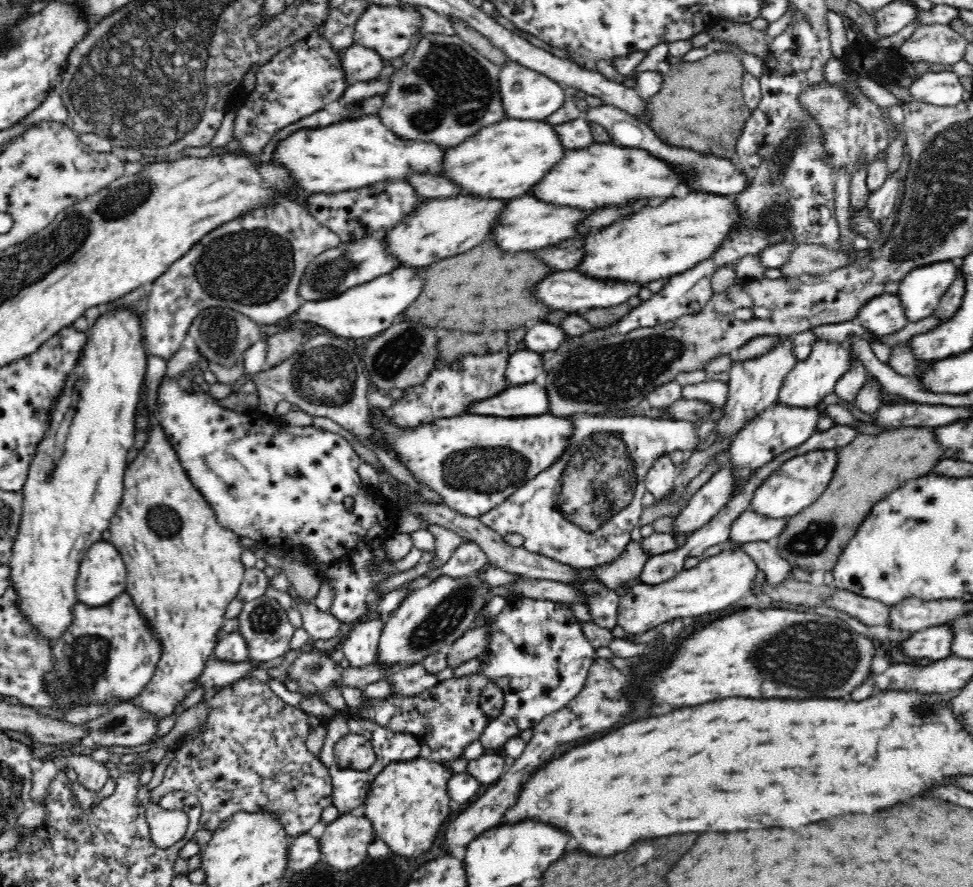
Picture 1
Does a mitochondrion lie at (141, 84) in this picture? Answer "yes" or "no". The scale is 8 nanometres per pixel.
yes

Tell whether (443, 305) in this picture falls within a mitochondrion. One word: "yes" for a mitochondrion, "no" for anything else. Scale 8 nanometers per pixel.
no

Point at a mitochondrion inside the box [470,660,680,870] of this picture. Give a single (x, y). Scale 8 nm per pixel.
(664, 854)

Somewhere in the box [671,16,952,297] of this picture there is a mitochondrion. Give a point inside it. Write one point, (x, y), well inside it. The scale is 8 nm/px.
(774, 217)

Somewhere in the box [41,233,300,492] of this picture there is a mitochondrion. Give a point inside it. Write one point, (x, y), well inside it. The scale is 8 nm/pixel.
(219, 330)

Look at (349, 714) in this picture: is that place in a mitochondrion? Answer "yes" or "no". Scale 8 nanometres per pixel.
no

